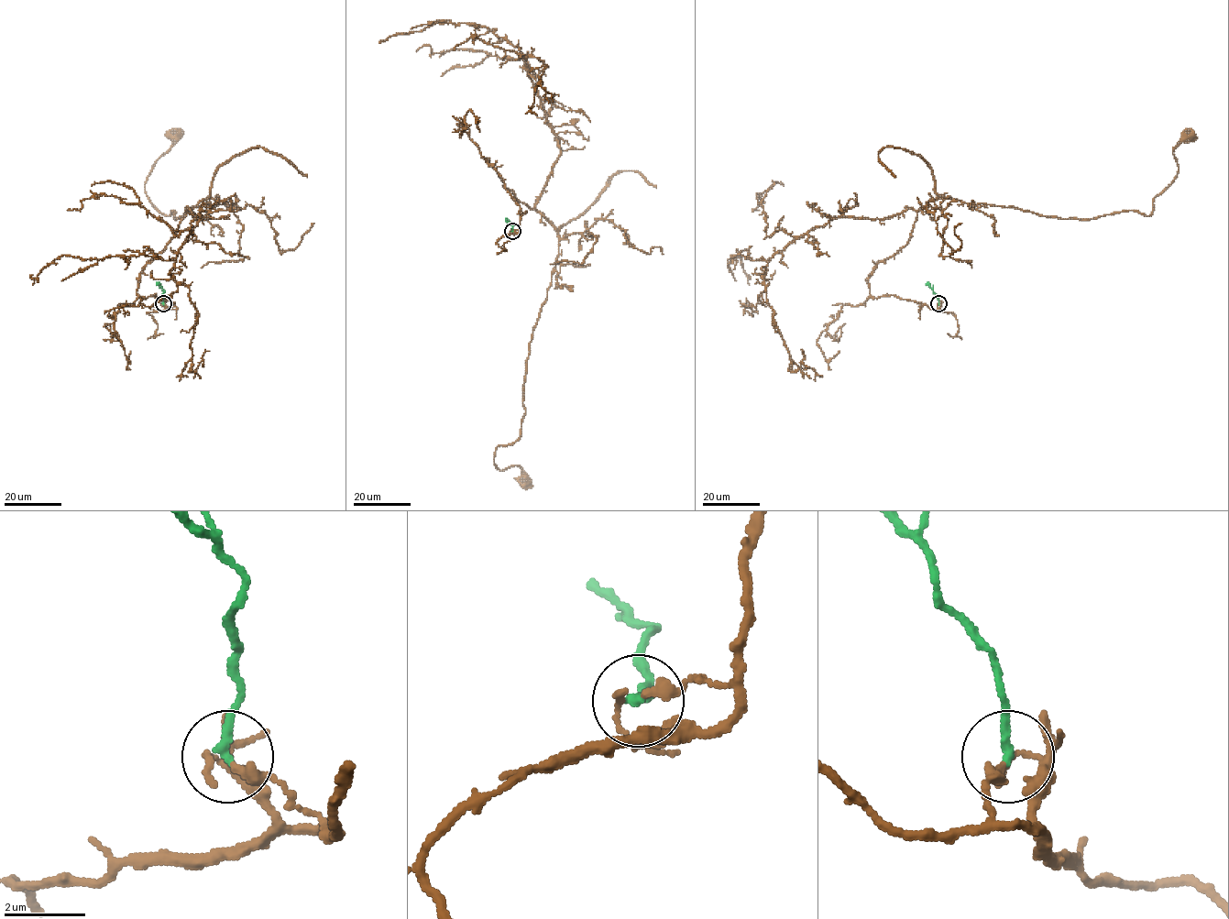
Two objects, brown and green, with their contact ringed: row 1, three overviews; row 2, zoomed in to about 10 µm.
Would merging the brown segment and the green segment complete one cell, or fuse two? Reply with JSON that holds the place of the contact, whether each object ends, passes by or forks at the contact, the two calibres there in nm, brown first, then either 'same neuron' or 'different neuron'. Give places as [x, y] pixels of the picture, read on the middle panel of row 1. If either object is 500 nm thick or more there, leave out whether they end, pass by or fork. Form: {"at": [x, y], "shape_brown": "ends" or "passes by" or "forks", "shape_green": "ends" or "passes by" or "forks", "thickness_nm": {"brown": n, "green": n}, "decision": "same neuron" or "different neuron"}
{"at": [512, 231], "shape_brown": "ends", "shape_green": "ends", "thickness_nm": {"brown": 300, "green": 240}, "decision": "same neuron"}

